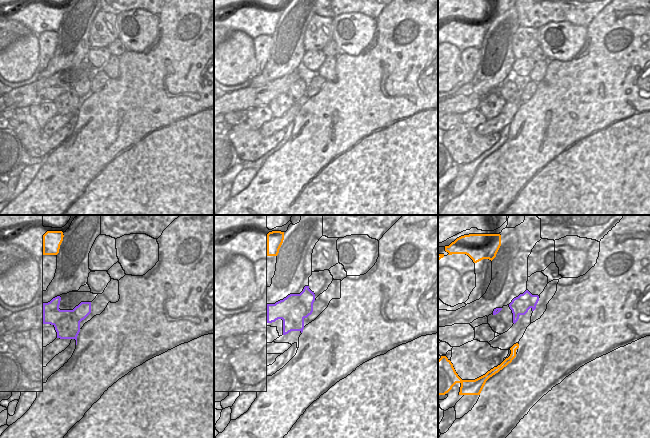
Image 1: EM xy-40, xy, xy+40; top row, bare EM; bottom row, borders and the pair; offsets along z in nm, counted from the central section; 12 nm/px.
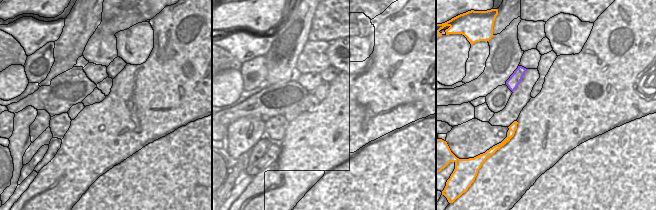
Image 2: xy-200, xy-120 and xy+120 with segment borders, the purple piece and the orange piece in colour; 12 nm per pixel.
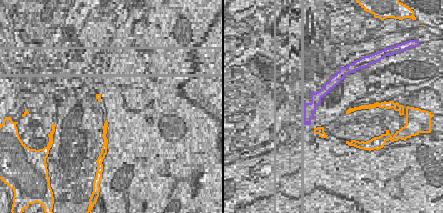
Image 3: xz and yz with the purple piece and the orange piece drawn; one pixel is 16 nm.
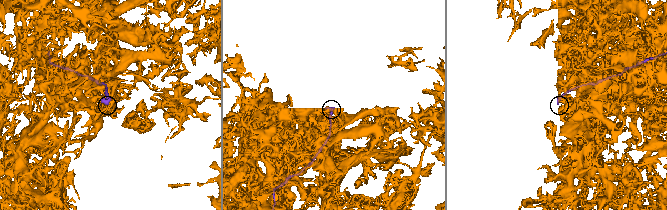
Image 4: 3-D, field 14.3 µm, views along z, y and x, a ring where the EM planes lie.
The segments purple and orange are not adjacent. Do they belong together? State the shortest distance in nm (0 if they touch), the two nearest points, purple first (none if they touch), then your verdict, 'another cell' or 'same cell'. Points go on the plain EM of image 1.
240 nm | xy+40 (514, 99), (516, 119) | another cell

